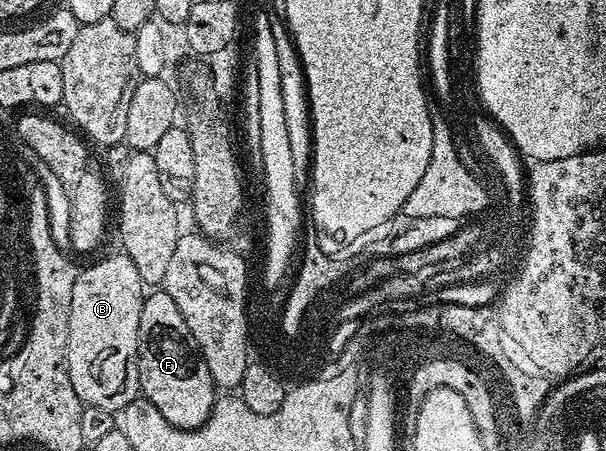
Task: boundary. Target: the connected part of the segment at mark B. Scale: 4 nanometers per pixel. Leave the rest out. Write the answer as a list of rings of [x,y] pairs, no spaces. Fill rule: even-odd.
[[[124,254],[97,260],[90,268],[82,267],[71,290],[71,314],[69,315],[69,345],[65,360],[69,363],[71,386],[79,394],[82,405],[99,410],[120,413],[127,402],[138,399],[141,376],[137,372],[137,335],[139,314],[147,295],[135,270],[135,262]]]

